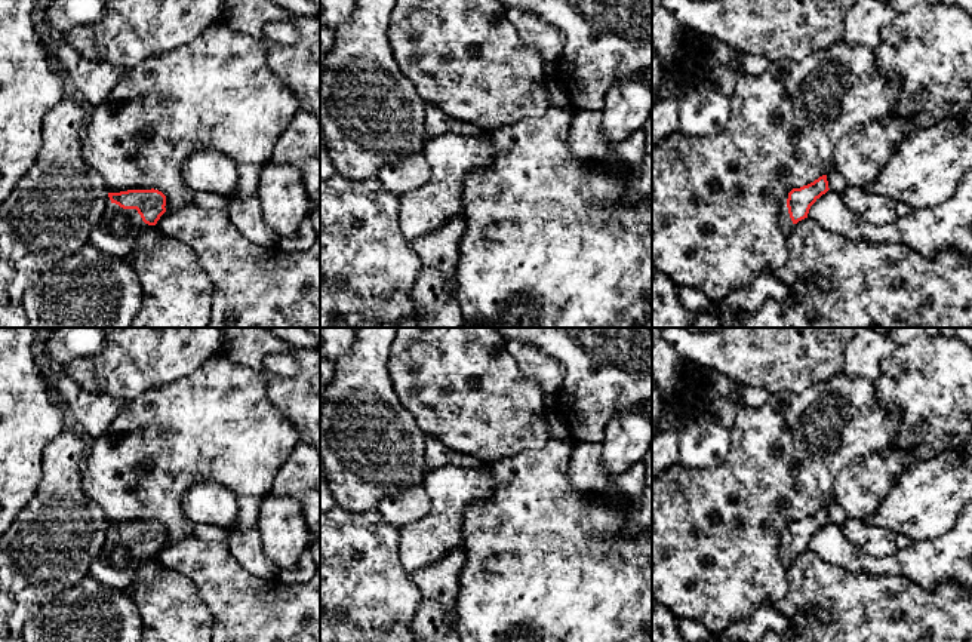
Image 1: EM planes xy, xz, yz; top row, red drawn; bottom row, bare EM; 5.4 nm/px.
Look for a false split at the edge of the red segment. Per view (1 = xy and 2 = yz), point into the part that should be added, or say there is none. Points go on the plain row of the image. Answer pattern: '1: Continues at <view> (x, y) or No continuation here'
1: Continues at xy (113, 577)
2: Continues at yz (786, 555)

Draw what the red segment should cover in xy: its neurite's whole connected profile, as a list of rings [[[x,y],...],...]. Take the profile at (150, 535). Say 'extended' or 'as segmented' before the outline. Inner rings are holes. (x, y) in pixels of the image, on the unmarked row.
extended; [[[127,522],[108,525],[108,541],[123,540],[127,550],[127,563],[114,566],[99,555],[89,574],[102,586],[116,590],[127,590],[133,580],[133,568],[145,559],[156,557],[166,544],[166,528],[159,522]]]

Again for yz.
extended; [[[827,507],[788,525],[787,538],[779,547],[779,557],[787,569],[794,556],[808,550],[810,538],[828,523]]]

